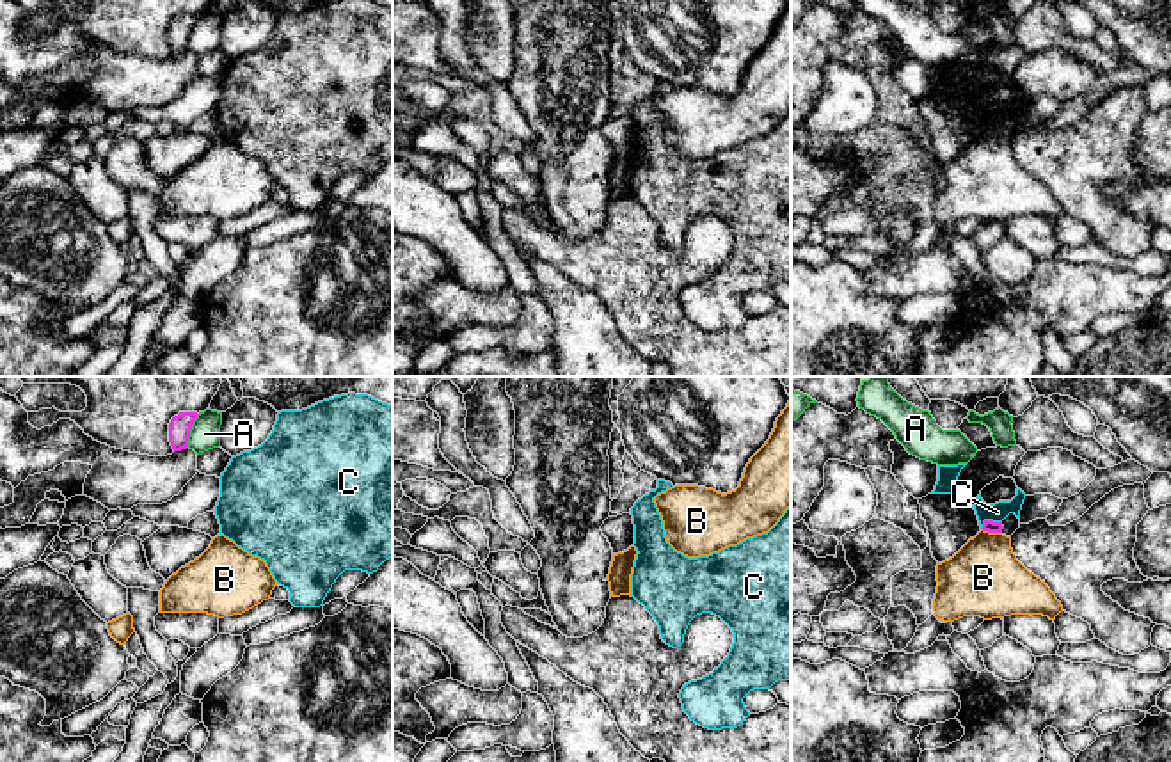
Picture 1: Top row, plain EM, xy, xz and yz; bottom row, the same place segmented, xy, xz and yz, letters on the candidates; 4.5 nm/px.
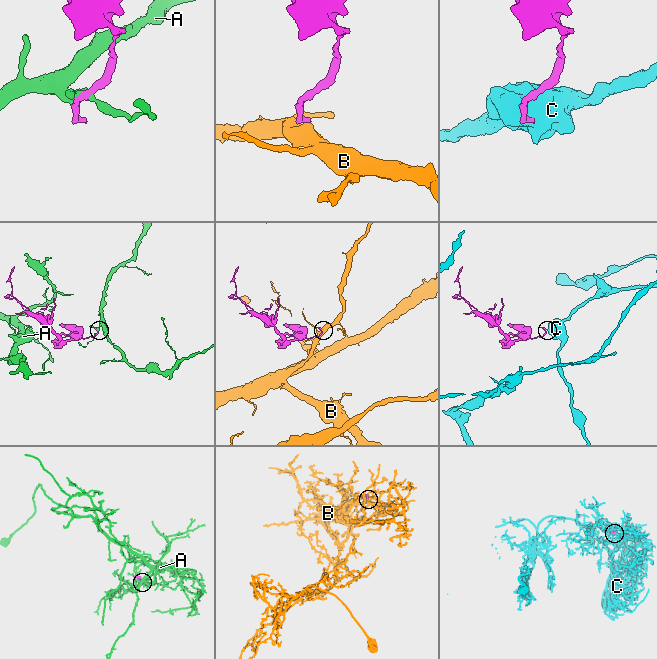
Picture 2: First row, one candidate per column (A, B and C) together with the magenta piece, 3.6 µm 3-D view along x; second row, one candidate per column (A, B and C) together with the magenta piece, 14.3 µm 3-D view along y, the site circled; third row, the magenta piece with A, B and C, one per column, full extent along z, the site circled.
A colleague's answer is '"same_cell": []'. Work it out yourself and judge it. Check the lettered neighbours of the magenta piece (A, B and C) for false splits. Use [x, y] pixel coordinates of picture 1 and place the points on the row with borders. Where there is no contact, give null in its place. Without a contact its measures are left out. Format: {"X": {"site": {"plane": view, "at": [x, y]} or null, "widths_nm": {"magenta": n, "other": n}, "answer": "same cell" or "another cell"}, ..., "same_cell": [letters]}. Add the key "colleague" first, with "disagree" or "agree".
{"colleague": "agree", "A": {"site": {"plane": "xy", "at": [191, 428]}, "widths_nm": {"magenta": 100, "other": 140}, "answer": "another cell"}, "B": {"site": {"plane": "yz", "at": [992, 531]}, "widths_nm": {"magenta": 60, "other": 340}, "answer": "another cell"}, "C": {"site": {"plane": "yz", "at": [990, 521]}, "widths_nm": {"magenta": 60, "other": 90}, "answer": "another cell"}, "same_cell": []}

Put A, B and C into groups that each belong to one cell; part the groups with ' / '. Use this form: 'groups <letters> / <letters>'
groups A / B / C

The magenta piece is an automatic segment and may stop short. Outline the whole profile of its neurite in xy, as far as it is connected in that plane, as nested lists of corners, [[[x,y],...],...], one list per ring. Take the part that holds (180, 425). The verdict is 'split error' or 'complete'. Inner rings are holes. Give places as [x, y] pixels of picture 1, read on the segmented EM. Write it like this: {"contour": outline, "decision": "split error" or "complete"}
{"contour": [[[179,412],[178,416],[171,419],[169,442],[174,451],[187,449],[190,430],[197,416],[199,416],[197,412]]], "decision": "complete"}

